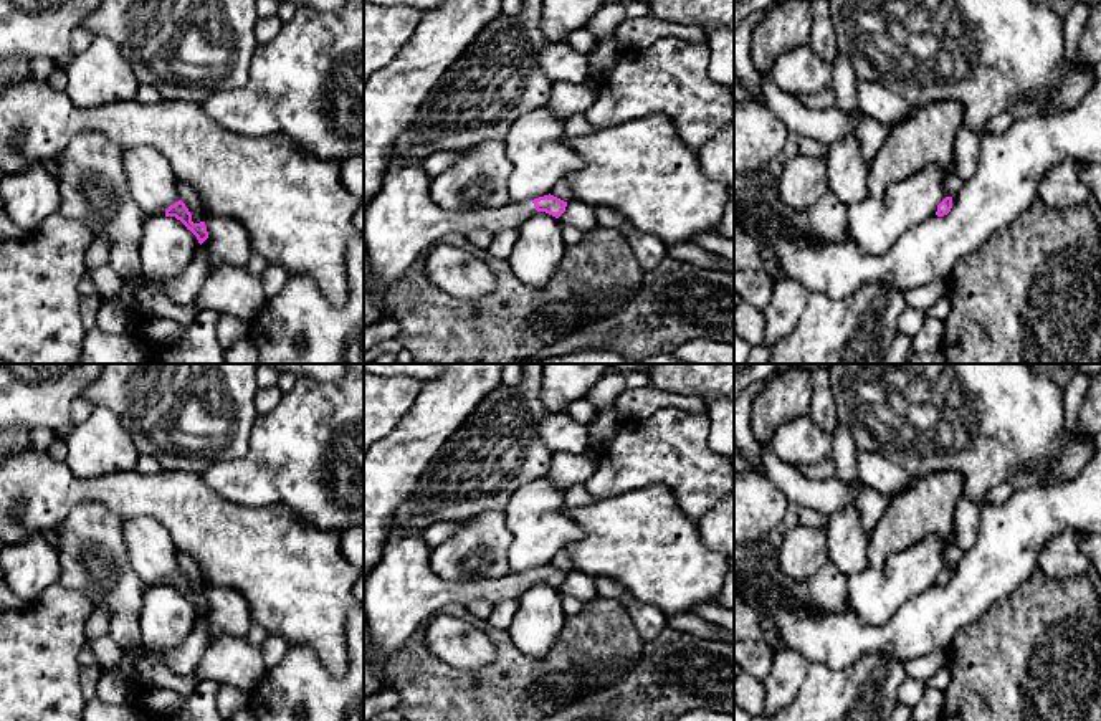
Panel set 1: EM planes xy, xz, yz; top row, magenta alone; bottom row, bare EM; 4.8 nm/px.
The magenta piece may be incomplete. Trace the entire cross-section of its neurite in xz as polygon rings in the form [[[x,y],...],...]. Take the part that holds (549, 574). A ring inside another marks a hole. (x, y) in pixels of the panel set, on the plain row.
[[[388,531],[380,561],[364,577],[364,617],[370,638],[364,658],[379,678],[379,693],[390,688],[387,661],[446,604],[516,599],[534,582],[559,589],[567,577],[549,564],[479,584],[455,584],[431,571],[430,552],[423,531]]]

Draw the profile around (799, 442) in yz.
[[[807,413],[782,423],[767,446],[779,461],[802,470],[832,456],[833,437]]]

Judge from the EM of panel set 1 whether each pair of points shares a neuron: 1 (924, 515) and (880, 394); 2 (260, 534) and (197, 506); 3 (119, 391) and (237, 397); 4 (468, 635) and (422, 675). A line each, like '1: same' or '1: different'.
1: different
2: same
3: same
4: different

